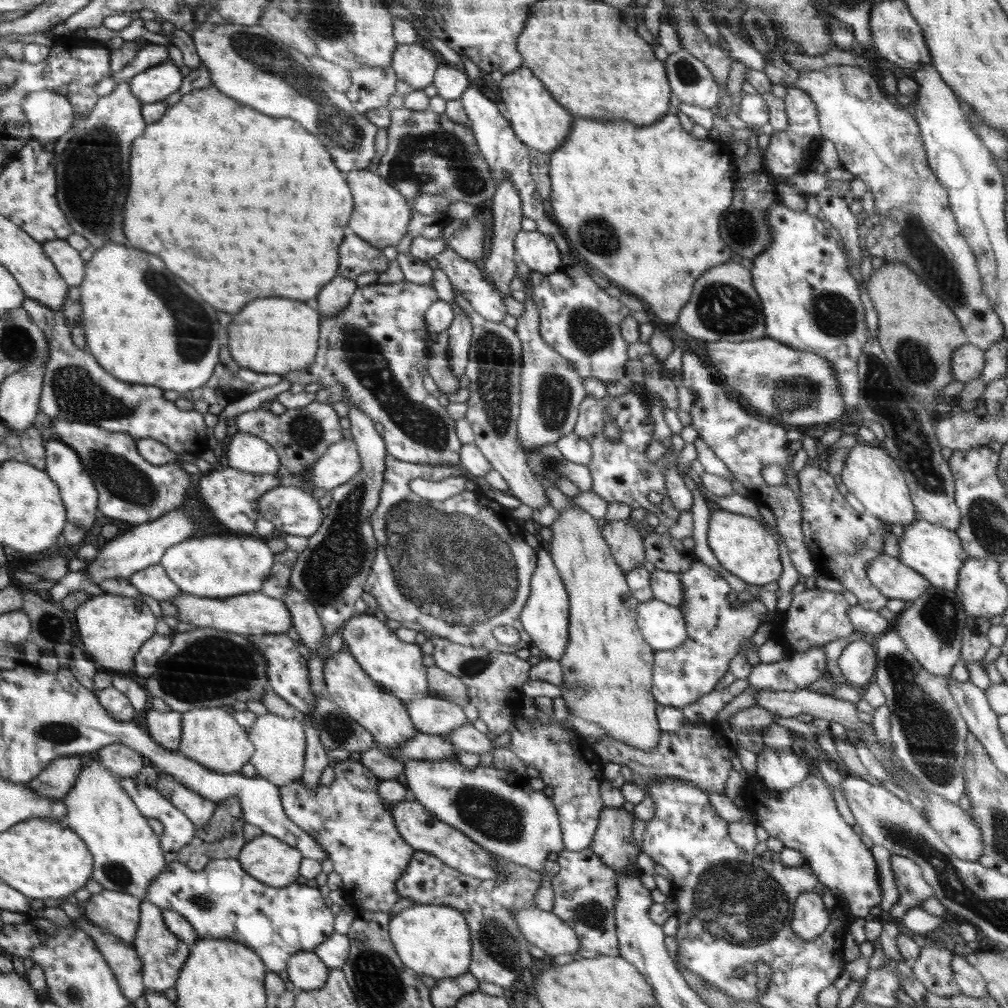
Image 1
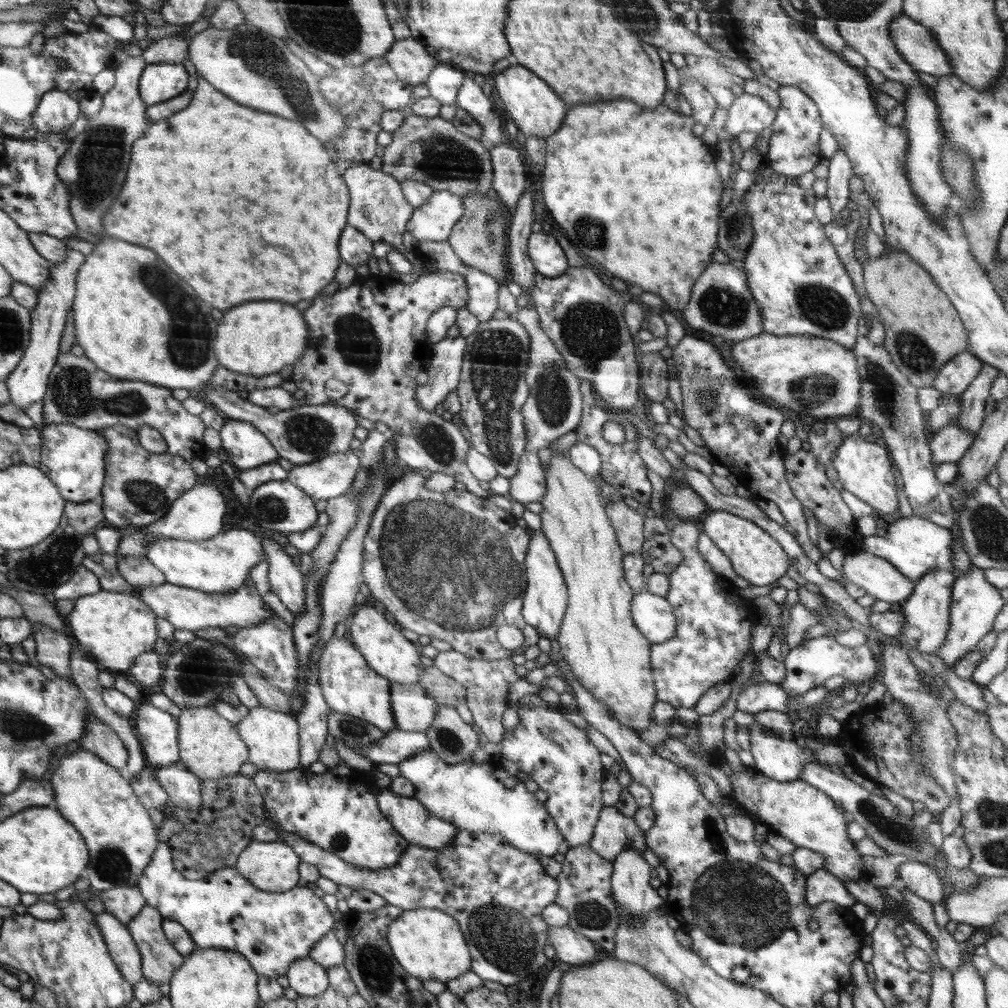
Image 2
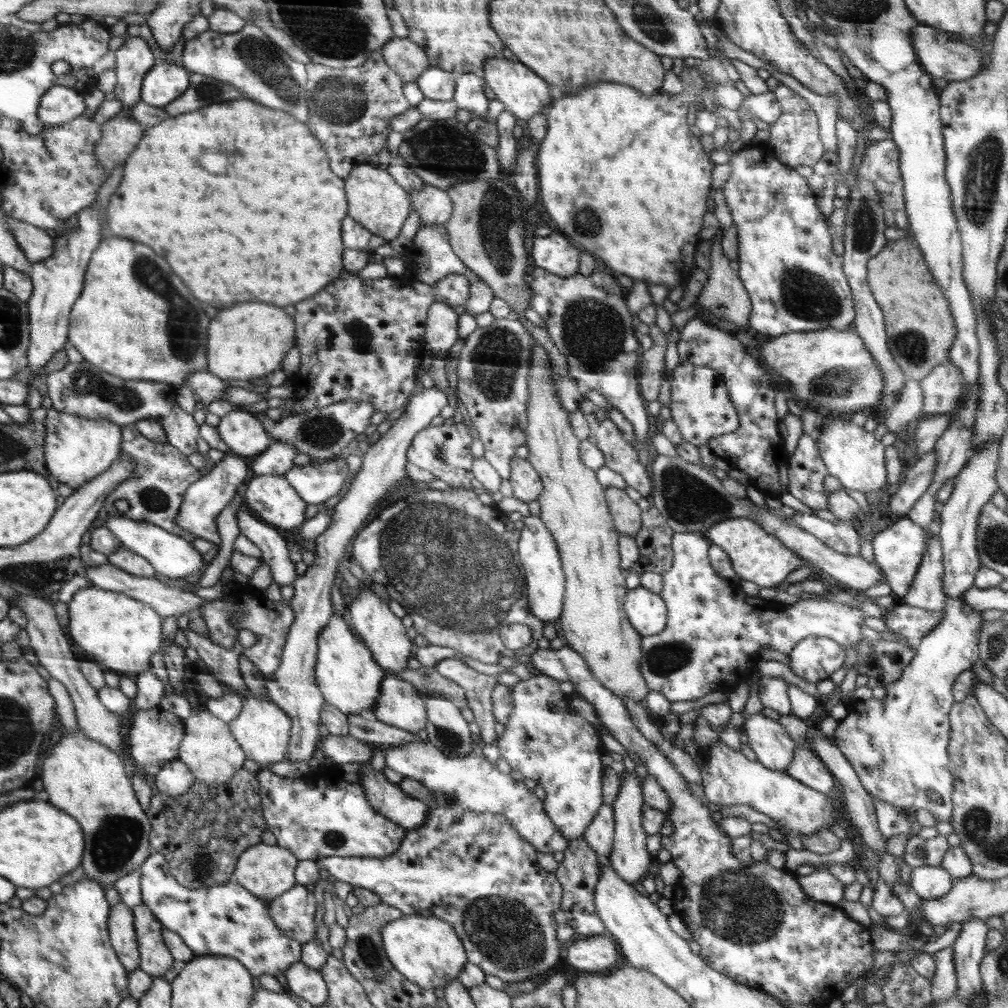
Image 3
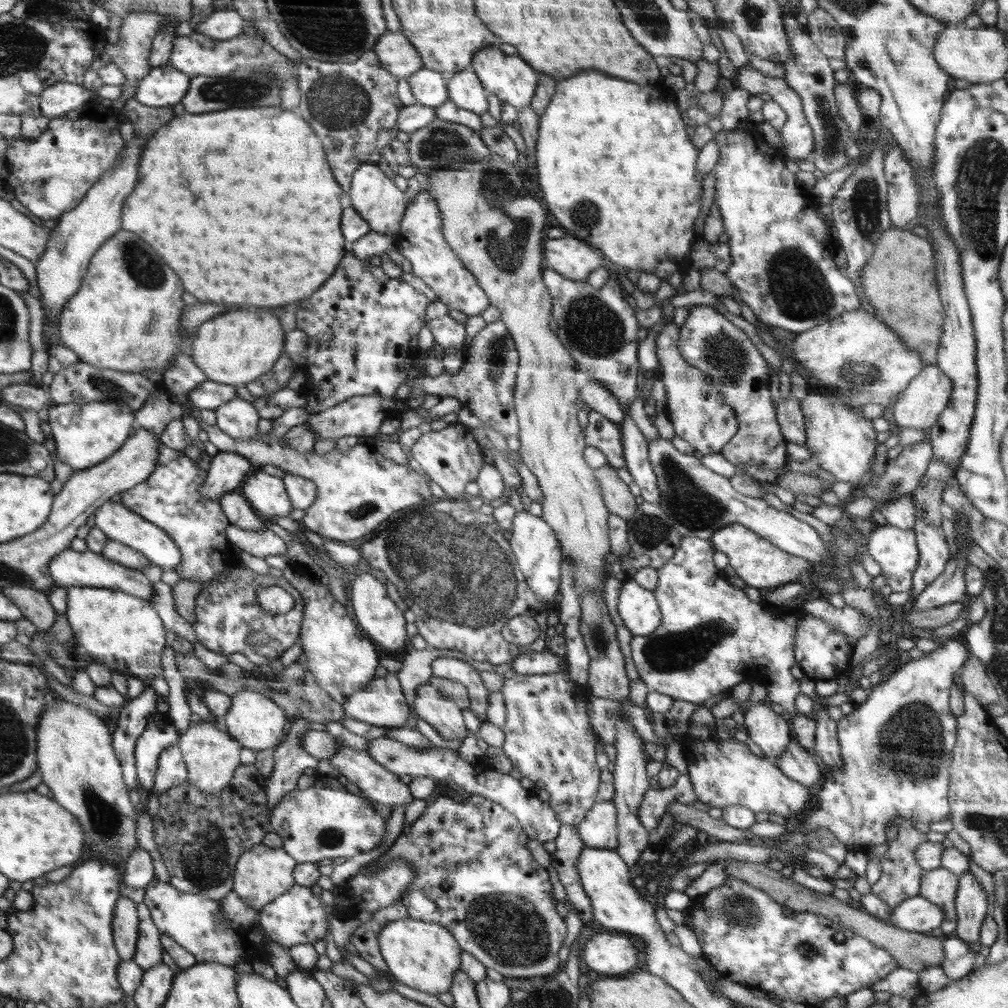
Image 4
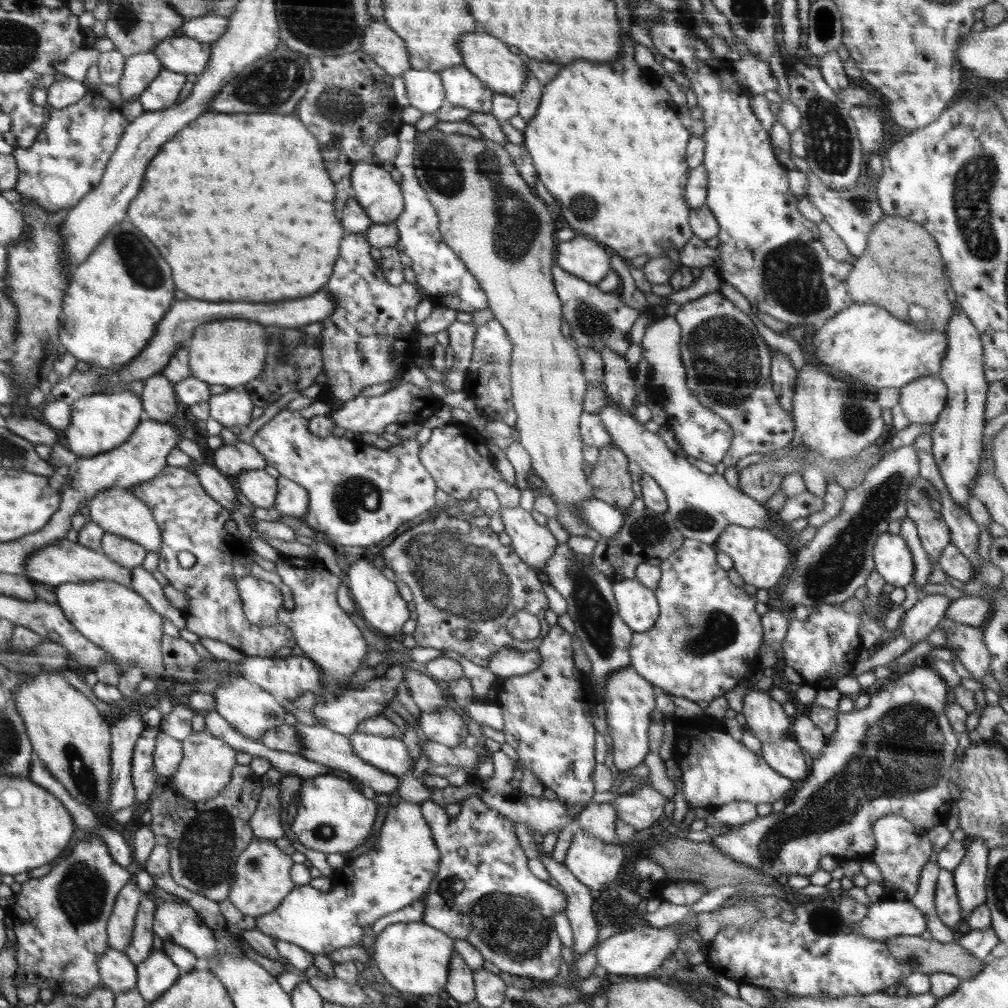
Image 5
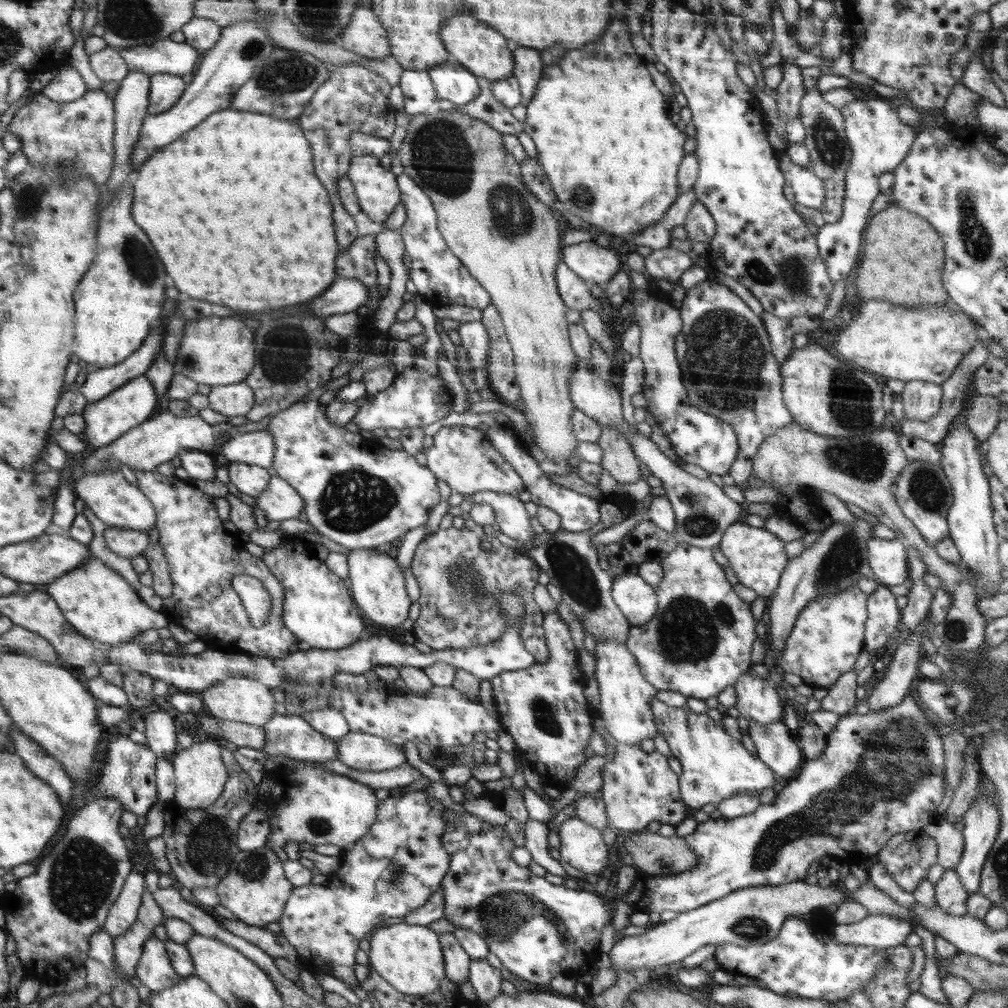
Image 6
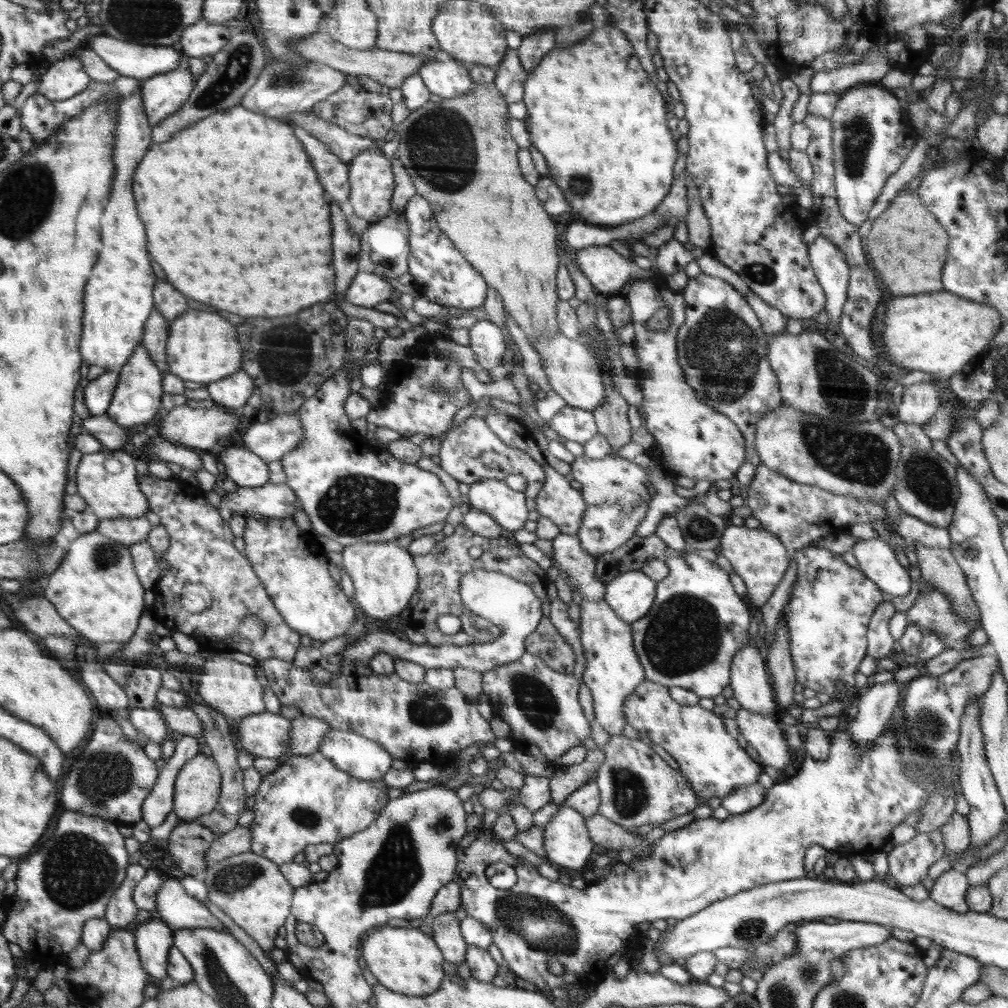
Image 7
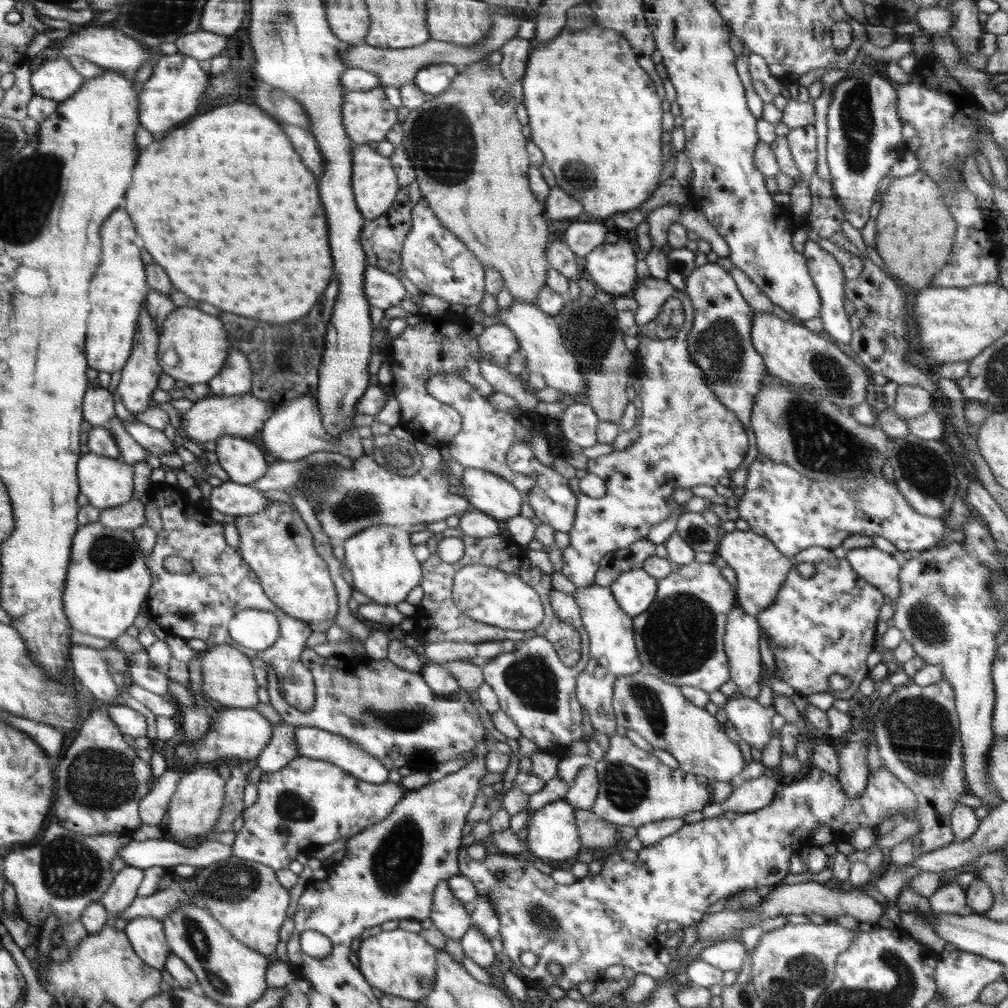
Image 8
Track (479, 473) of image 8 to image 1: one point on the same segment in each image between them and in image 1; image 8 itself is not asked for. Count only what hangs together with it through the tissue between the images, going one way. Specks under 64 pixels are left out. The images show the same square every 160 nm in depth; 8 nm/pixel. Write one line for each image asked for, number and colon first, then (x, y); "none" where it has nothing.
1: (545, 617)
2: (545, 602)
3: (538, 555)
4: (537, 552)
5: (534, 544)
6: (510, 514)
7: (508, 508)

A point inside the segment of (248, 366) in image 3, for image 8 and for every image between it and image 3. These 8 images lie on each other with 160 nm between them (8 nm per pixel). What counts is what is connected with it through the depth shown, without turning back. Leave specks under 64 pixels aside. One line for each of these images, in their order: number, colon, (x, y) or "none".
4: (237, 347)
5: (233, 352)
6: (213, 351)
7: (202, 347)
8: (199, 340)

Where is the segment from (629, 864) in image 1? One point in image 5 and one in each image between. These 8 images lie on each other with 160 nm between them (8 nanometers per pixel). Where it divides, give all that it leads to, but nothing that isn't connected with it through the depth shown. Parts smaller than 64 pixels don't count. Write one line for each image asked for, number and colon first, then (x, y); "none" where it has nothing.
2: (613, 832)
3: (599, 835)
4: (599, 829)
5: (599, 820)

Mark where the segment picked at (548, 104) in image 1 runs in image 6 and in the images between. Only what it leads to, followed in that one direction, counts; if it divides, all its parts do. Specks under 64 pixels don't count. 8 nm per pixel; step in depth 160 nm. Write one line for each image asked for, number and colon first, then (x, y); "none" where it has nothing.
2: (532, 104)
3: (523, 93)
4: (509, 77)
5: (490, 59)
6: (482, 50)

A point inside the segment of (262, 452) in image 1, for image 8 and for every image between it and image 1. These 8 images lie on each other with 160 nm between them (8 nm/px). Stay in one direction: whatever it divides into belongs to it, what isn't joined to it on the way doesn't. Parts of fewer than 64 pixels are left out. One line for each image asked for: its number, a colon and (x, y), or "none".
2: (246, 446)
3: (244, 434)
4: (239, 418)
5: (234, 408)
6: (236, 399)
7: (234, 392)
8: (235, 378)

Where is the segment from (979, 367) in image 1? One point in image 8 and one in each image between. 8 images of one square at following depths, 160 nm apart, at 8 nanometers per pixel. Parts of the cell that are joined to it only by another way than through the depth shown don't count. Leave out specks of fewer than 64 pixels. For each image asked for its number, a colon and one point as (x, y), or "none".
2: (953, 378)
3: (942, 388)
4: (918, 406)
5: (922, 400)
6: (921, 400)
7: (920, 401)
8: (912, 401)

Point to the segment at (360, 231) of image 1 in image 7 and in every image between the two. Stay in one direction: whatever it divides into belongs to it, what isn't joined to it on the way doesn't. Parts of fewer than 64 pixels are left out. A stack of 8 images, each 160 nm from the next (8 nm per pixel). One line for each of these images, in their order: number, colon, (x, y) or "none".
2: (379, 210)
3: (380, 205)
4: (374, 197)
5: (379, 195)
6: (378, 194)
7: (370, 177)

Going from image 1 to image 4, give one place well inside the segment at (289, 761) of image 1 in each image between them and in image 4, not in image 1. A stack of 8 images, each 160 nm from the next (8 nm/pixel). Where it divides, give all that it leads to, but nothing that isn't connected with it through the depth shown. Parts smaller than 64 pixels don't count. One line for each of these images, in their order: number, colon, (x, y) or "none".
2: (273, 737)
3: (262, 728)
4: (258, 721)

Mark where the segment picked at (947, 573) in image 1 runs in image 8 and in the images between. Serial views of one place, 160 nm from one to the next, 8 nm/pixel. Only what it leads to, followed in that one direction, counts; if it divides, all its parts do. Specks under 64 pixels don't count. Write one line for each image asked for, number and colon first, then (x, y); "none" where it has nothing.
2: (915, 546)
3: (899, 549)
4: (895, 550)
5: (893, 561)
6: (887, 559)
7: (877, 561)
8: (879, 568)

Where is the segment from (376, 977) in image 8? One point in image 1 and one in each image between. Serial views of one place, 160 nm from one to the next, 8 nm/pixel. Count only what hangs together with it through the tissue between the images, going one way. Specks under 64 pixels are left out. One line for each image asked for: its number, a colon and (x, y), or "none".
1: (434, 940)
2: (428, 943)
3: (427, 950)
4: (422, 955)
5: (413, 957)
6: (408, 956)
7: (403, 959)

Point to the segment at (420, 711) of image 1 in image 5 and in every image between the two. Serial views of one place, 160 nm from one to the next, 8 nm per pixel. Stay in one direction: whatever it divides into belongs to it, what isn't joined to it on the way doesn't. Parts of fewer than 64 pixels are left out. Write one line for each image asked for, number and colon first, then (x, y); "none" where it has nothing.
2: (414, 709)
3: (400, 704)
4: (382, 703)
5: (343, 714)

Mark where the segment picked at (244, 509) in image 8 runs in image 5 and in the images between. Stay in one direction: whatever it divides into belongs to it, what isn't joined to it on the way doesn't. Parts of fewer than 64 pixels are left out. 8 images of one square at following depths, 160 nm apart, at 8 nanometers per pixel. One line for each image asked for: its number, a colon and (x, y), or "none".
5: (293, 500)
6: (280, 501)
7: (278, 501)

